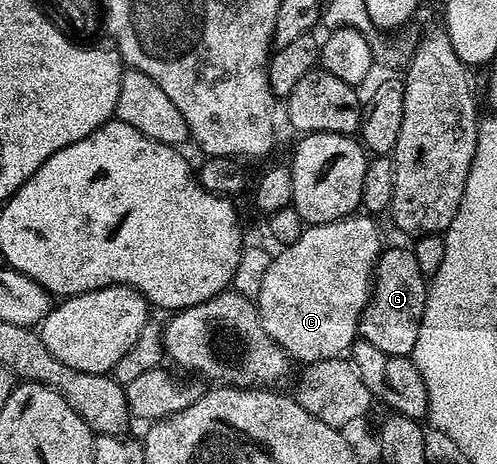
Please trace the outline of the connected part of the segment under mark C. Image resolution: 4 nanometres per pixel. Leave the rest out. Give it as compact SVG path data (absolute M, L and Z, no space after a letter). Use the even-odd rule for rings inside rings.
M349 216L321 226L308 226L302 236L298 236L294 244L283 247L280 254L273 257L270 268L266 268L262 288L258 288L258 296L254 300L260 323L266 336L277 342L289 359L296 361L297 358L300 364L341 357L357 341L360 313L372 293L374 267L382 249L377 219L360 217Z

